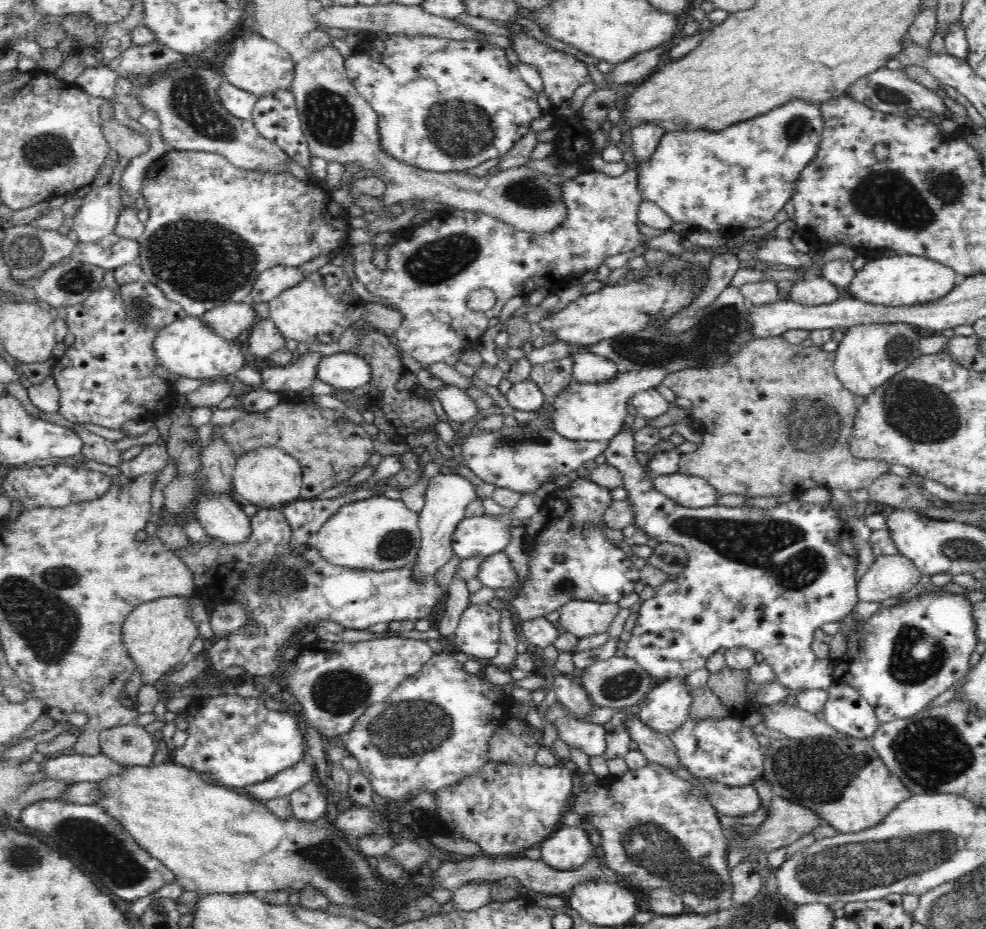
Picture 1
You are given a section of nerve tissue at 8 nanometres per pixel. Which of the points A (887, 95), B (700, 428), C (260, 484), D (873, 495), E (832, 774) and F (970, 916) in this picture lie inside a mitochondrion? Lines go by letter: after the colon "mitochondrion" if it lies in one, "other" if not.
A: mitochondrion
B: other
C: other
D: other
E: mitochondrion
F: mitochondrion

